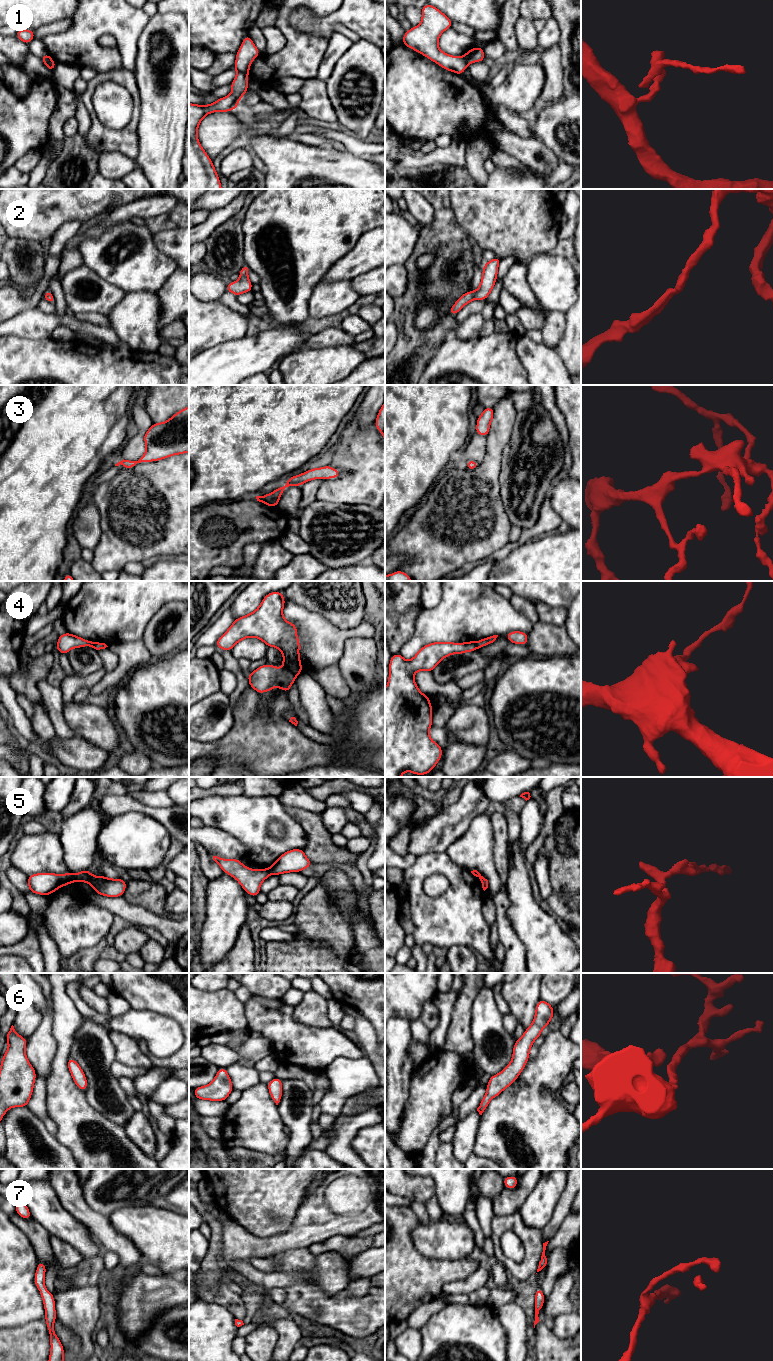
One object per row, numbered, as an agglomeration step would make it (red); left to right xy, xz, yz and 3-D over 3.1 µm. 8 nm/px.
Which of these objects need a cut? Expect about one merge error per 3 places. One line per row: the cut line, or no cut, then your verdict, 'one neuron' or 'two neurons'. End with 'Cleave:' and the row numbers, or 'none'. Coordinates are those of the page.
1: cut xz (238, 71), (247, 74); two neurons
2: cut none; one neuron
3: cut none; one neuron
4: cut xz (284, 668), (295, 675); two neurons
5: cut xy (73, 874), (77, 880); two neurons
6: cut none; one neuron
7: cut none; one neuron
Cleave: 1, 4, 5

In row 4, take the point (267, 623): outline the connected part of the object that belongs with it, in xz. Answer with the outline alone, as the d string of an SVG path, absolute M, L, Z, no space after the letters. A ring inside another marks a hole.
M282 592L268 593L255 611L235 619L228 630L219 637L215 646L224 651L231 651L245 638L258 638L268 647L276 647L282 652L284 669L300 675L303 665L300 663L298 652L301 647L297 627L285 620L282 613L284 605Z

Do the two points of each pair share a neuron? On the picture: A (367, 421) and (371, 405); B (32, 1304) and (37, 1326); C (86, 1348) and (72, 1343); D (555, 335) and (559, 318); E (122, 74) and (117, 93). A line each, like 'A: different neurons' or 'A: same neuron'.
A: same neuron
B: different neurons
C: different neurons
D: same neuron
E: different neurons

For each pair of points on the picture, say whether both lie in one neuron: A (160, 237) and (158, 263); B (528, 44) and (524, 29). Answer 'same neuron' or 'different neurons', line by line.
A: different neurons
B: same neuron

